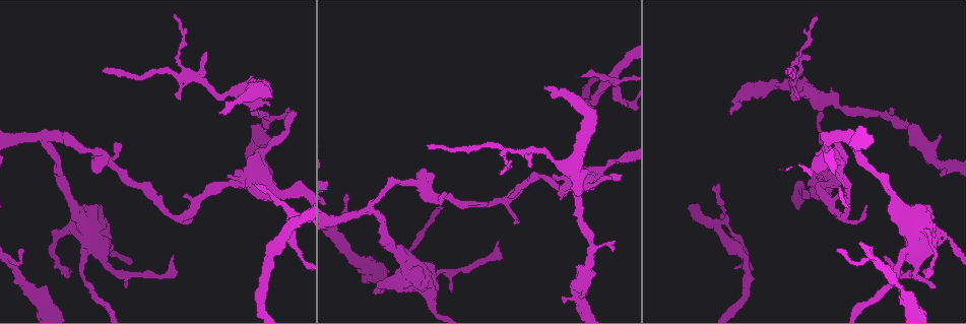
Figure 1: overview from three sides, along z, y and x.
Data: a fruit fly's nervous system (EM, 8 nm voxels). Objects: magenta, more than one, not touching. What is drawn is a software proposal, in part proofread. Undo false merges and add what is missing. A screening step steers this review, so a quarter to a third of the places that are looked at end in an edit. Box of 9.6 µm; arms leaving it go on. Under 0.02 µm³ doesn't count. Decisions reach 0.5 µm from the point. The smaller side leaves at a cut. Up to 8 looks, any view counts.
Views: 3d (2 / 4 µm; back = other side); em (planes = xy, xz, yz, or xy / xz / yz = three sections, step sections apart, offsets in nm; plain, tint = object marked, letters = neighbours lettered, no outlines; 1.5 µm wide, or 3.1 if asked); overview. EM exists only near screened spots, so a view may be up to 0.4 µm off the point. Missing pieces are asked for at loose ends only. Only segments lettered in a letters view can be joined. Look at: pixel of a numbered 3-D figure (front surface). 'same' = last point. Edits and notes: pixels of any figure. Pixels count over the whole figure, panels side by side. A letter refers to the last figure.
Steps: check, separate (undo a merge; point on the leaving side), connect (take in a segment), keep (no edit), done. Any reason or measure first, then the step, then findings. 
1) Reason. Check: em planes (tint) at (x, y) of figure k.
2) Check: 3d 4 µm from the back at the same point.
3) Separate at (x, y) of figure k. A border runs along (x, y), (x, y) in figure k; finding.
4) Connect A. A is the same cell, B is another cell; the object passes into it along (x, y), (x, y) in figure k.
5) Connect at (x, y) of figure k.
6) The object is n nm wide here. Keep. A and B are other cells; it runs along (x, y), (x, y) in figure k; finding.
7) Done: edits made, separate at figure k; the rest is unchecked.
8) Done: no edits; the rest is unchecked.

Thin neck. Check: em planes (tint) at (777, 84) of figure 1.

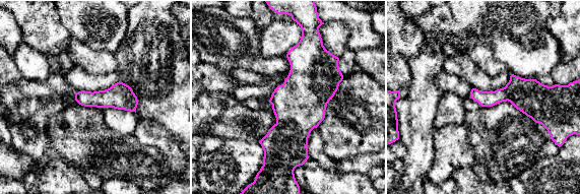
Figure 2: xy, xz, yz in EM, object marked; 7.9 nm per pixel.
Check: em planes (letters) at the same point.

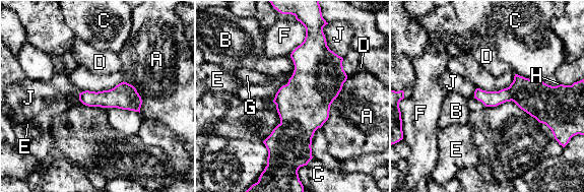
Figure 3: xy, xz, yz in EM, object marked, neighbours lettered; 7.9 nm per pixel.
Keep. A, B, C, D, E, F, G, H and J are other cells; a border runs along (289, 56), (294, 65), (292, 75) in figure 3; continuous, no second neuron.

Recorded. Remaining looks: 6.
Tapers out. Check: 3d 2 µm at (799, 100) of figure 1.

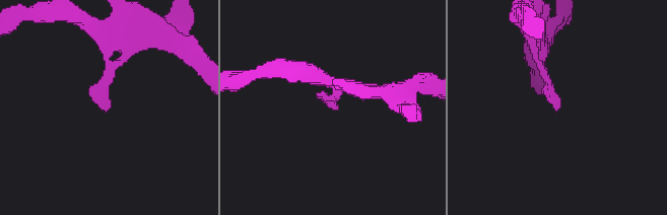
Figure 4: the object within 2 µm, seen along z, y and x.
Check: em planes (letters) at (556, 110) of figure 4.

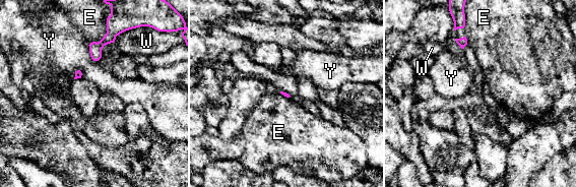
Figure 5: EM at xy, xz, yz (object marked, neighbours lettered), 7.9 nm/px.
The longest contact is with E, 170 nm. Keep. E, W and Y are other cells; a border runs along (106, 34), (99, 41), (88, 45) in figure 5; none of them fits.

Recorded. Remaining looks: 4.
Tapers out. Check: 3d 2 µm at (621, 176) of figure 1.

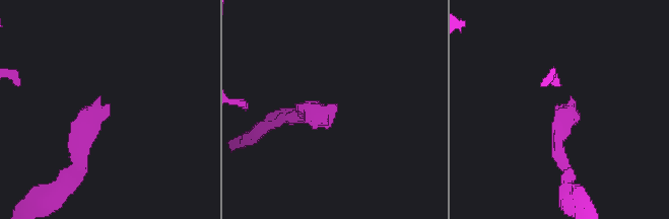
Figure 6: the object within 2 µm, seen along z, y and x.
Shape alone is not enough. Check: em planes (letters) at (336, 108) of figure 6.

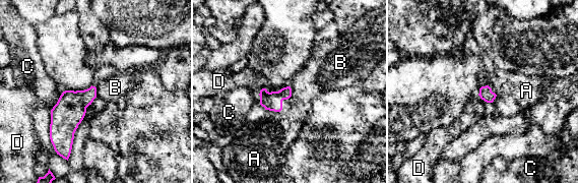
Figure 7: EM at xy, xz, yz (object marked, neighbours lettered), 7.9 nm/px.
Keep. A, B, C and D are other cells; a border runs along (290, 86), (292, 95) in figure 7; none of them fits.

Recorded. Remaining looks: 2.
Done: no edits; the rest is unchecked.

